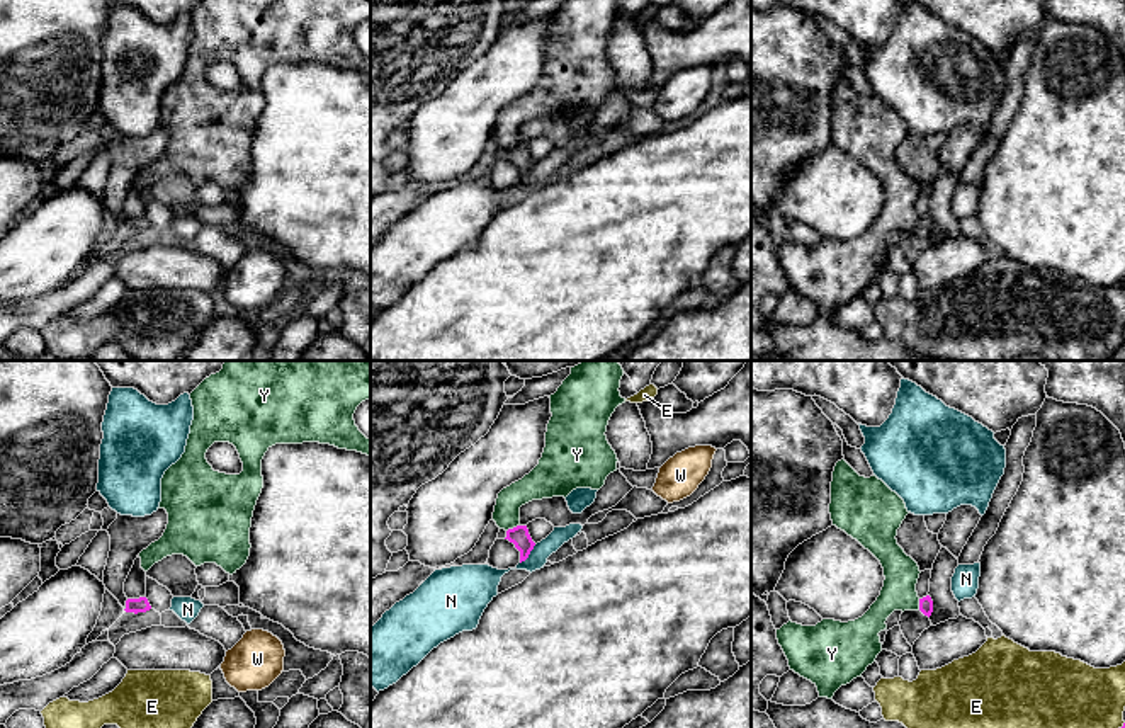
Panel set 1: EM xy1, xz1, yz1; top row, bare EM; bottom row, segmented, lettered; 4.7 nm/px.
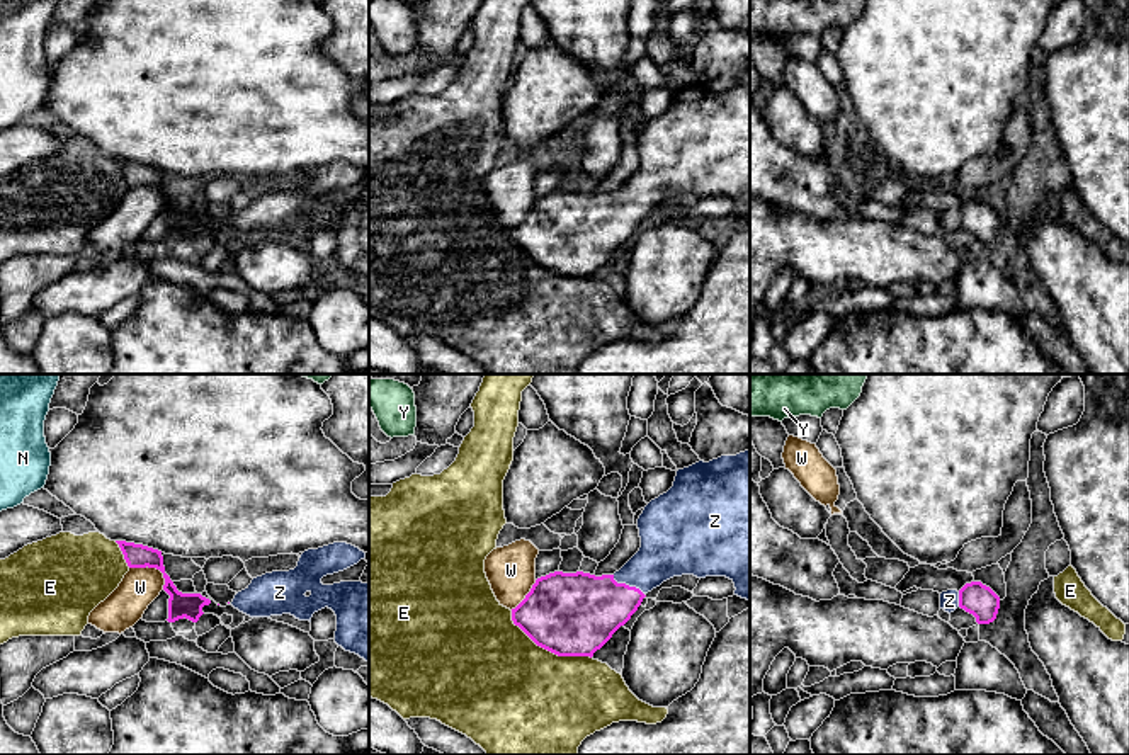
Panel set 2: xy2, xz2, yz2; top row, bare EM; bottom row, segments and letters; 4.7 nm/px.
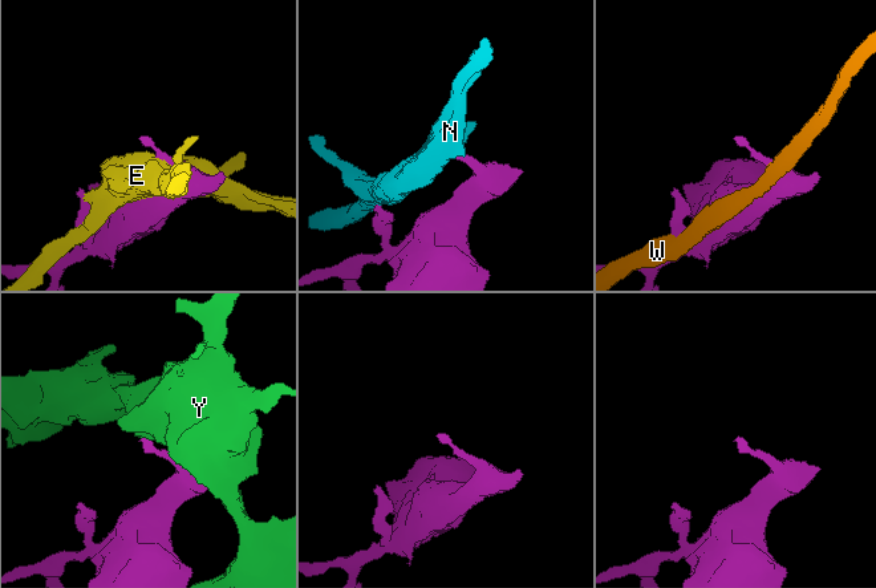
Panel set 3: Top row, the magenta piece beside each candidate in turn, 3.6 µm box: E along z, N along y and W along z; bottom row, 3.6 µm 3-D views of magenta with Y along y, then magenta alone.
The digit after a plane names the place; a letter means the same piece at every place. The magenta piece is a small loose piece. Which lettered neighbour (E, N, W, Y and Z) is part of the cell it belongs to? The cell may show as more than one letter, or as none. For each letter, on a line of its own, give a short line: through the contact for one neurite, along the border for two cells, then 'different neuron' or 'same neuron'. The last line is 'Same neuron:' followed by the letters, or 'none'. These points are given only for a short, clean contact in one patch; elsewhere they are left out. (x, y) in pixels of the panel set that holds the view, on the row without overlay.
E: different neuron
N: different neuron
W: different neuron
Y: xz1 (519, 143), (507, 150) | different neuron
Z: xz2 (582, 230), (614, 218), (628, 204), (667, 169) | same neuron
Same neuron: Z

